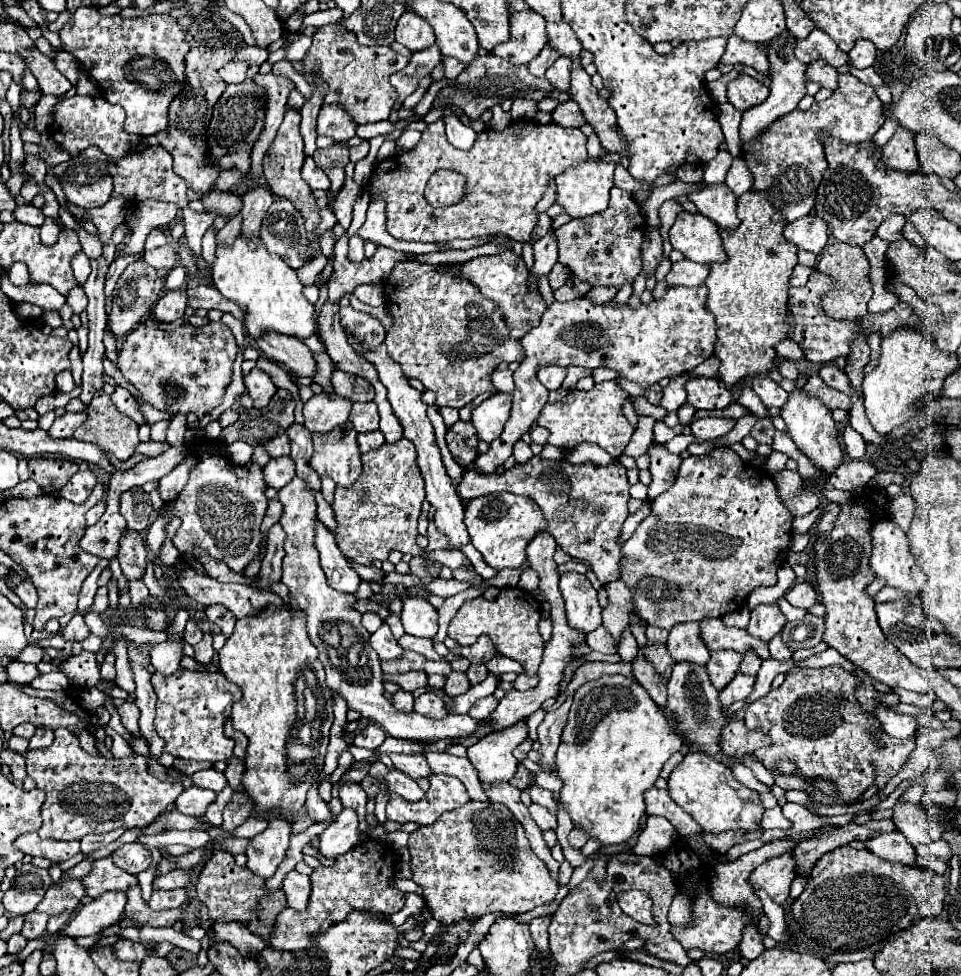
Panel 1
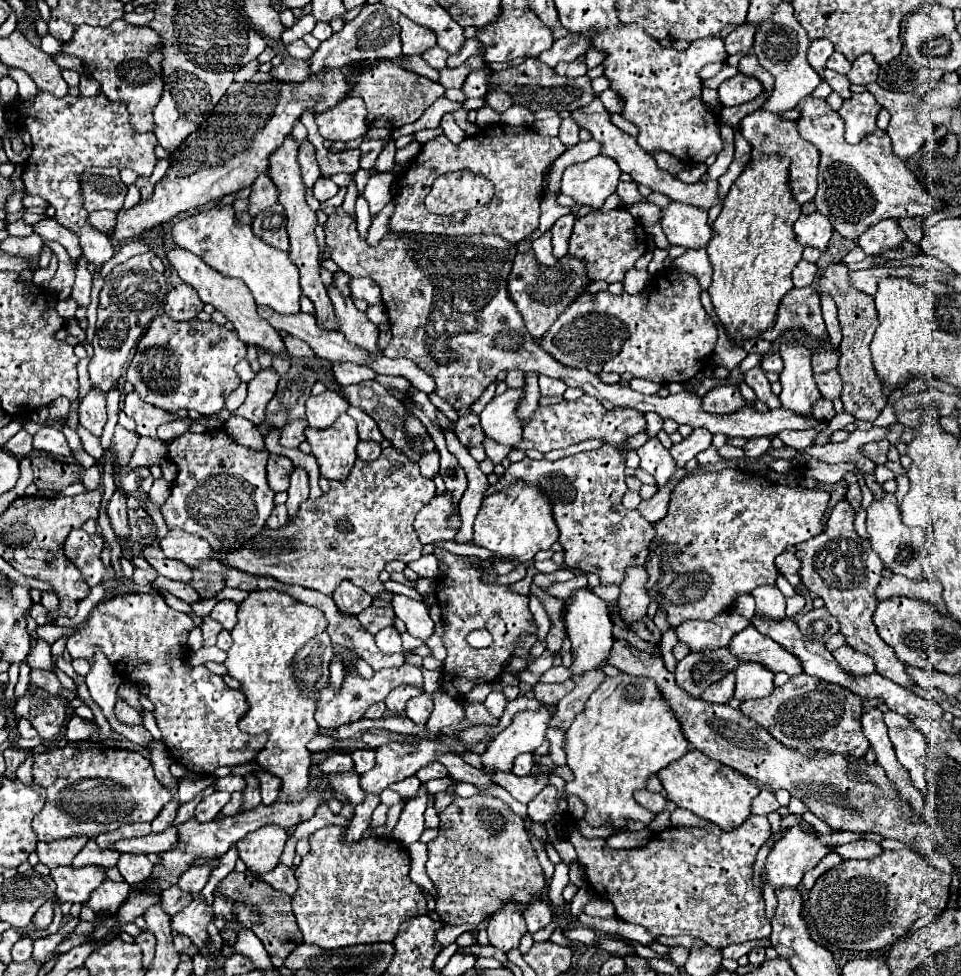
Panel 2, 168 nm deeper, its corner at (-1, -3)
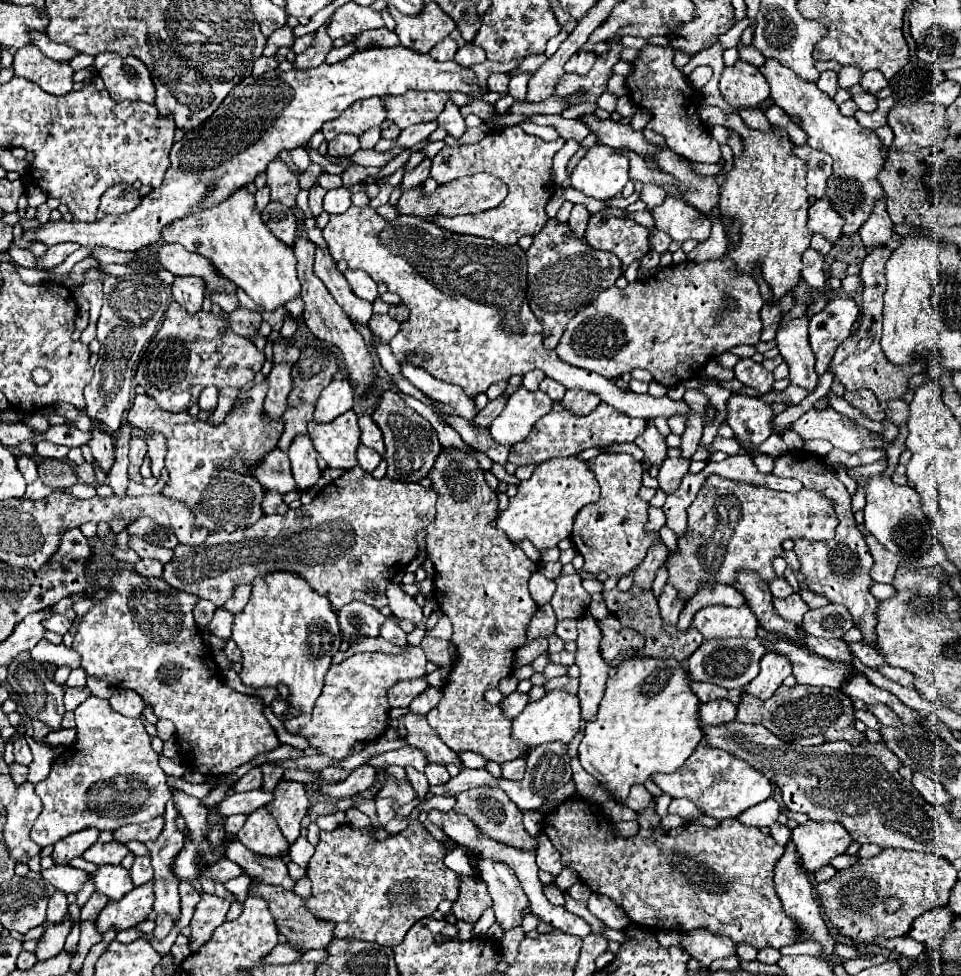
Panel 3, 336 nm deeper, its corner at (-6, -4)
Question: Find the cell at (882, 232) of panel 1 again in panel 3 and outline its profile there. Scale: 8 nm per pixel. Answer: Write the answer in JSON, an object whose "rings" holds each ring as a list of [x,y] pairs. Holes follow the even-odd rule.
{"rings":[[[878,201],[870,219],[860,227],[860,237],[868,247],[886,245],[888,239],[894,235],[894,223],[886,211],[886,203]]]}

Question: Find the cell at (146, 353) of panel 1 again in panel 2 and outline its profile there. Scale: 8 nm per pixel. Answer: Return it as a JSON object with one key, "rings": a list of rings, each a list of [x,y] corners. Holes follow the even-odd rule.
{"rings":[[[167,314],[157,316],[141,342],[137,344],[135,356],[131,366],[127,368],[125,380],[133,384],[135,392],[141,396],[143,402],[167,410],[177,412],[181,408],[185,410],[197,410],[203,416],[217,414],[225,406],[225,398],[241,384],[239,376],[235,374],[235,364],[245,360],[247,356],[247,344],[239,340],[239,336],[225,326],[219,326],[215,322],[201,322],[201,320],[189,320],[189,322],[177,322]]]}

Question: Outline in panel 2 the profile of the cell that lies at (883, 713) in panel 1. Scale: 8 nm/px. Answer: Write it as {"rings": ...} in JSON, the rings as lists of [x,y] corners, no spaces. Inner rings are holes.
{"rings":[[[889,728],[889,738],[895,746],[897,760],[909,772],[913,786],[925,796],[929,792],[925,782],[925,764],[927,764],[927,748],[923,734],[911,728]]]}

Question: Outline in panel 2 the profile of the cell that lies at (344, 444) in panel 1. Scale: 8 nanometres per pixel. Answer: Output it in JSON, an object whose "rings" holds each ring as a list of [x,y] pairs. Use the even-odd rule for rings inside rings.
{"rings":[[[341,414],[329,428],[305,430],[313,456],[319,462],[321,476],[327,480],[347,478],[353,462],[357,460],[355,446],[359,442],[355,420],[349,414]]]}

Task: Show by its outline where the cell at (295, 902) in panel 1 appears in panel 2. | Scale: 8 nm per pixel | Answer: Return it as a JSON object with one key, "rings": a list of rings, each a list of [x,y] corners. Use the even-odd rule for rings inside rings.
{"rings":[[[277,864],[275,870],[259,874],[257,878],[263,880],[263,882],[267,882],[269,886],[273,886],[275,890],[281,890],[281,892],[289,894],[289,896],[293,896],[295,890],[297,890],[297,880],[295,880],[293,870],[287,868],[287,866],[283,866],[283,864]]]}

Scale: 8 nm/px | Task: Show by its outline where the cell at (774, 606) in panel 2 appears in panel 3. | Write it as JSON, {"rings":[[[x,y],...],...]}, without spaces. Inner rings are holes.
{"rings":[[[776,577],[772,583],[768,583],[768,587],[770,587],[772,597],[776,597],[776,599],[786,599],[788,595],[794,593],[792,587],[790,587],[790,585],[786,583],[786,579],[782,579],[782,577]]]}

